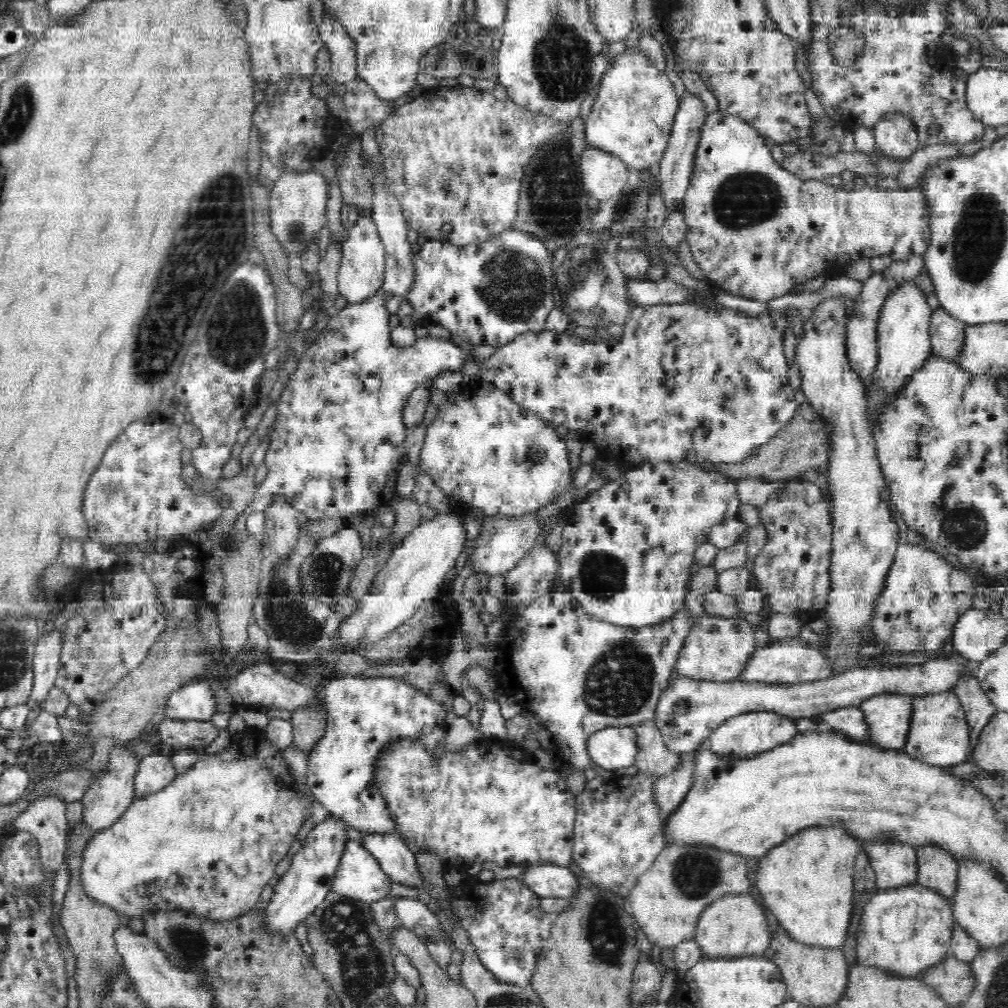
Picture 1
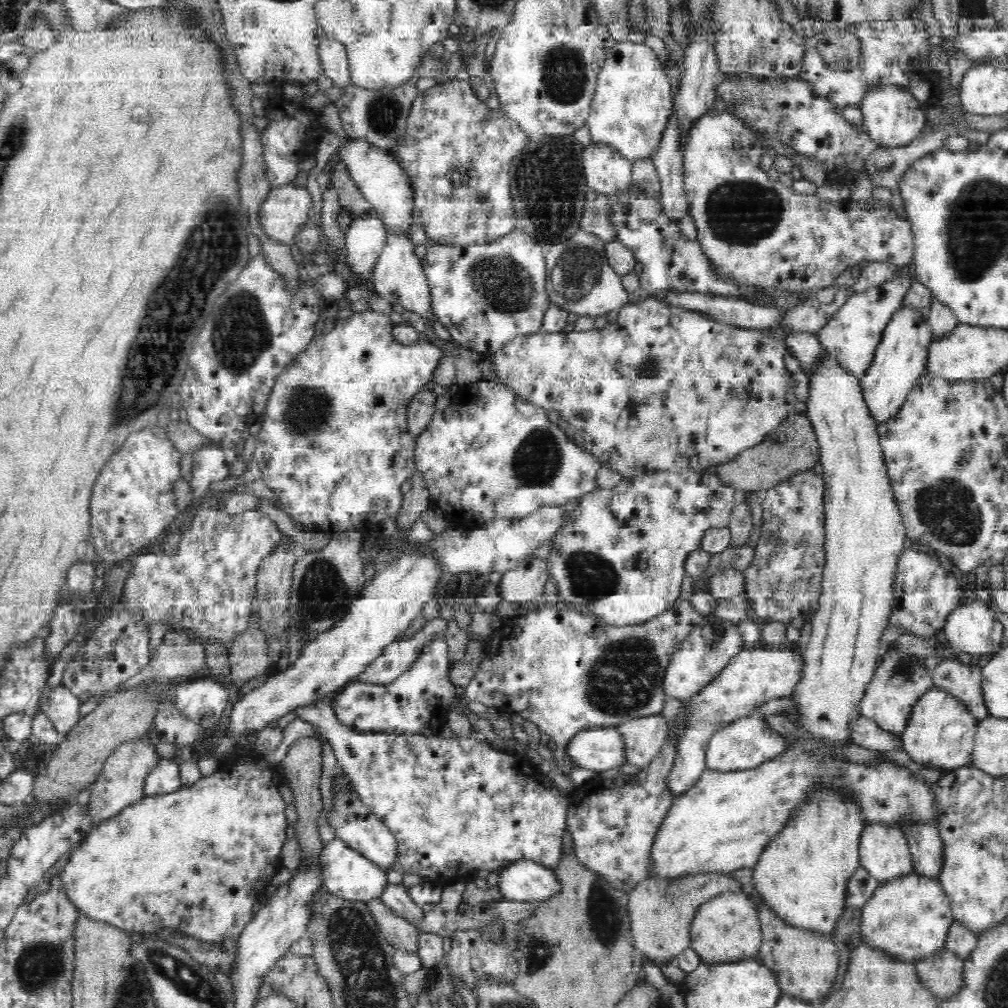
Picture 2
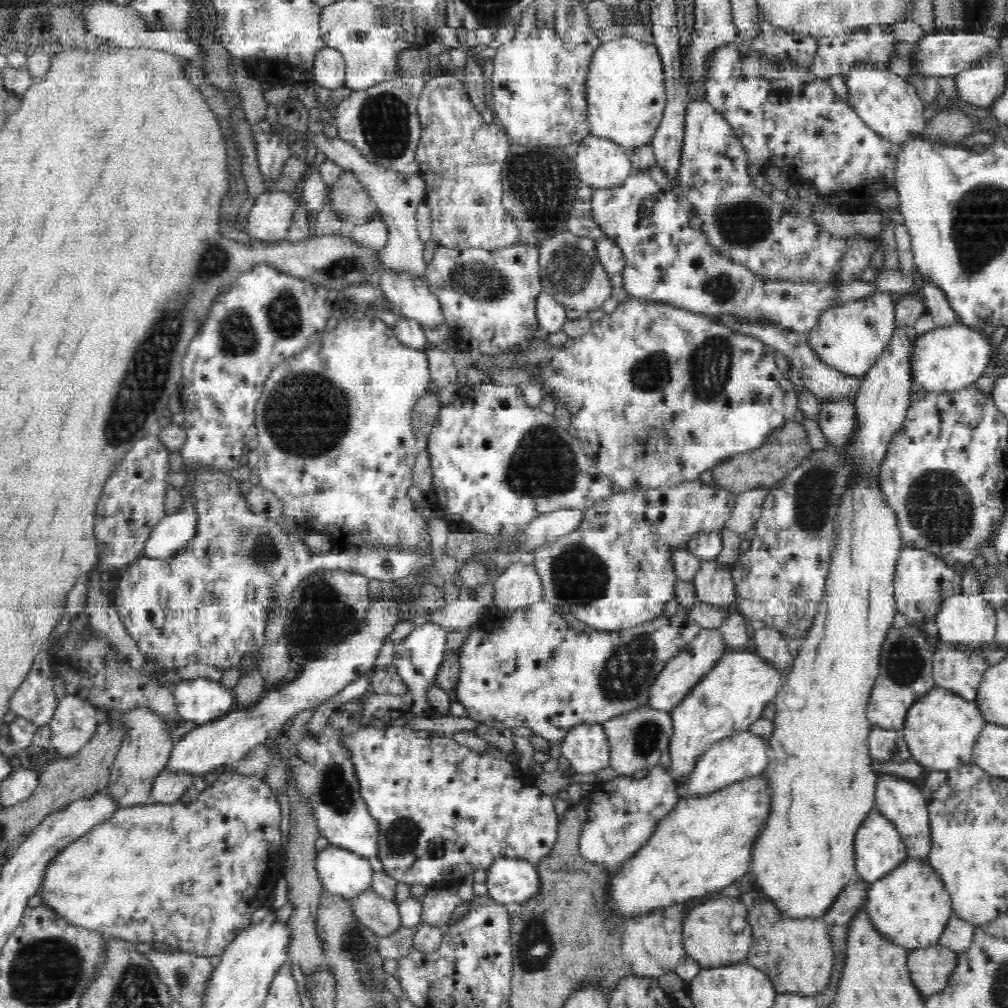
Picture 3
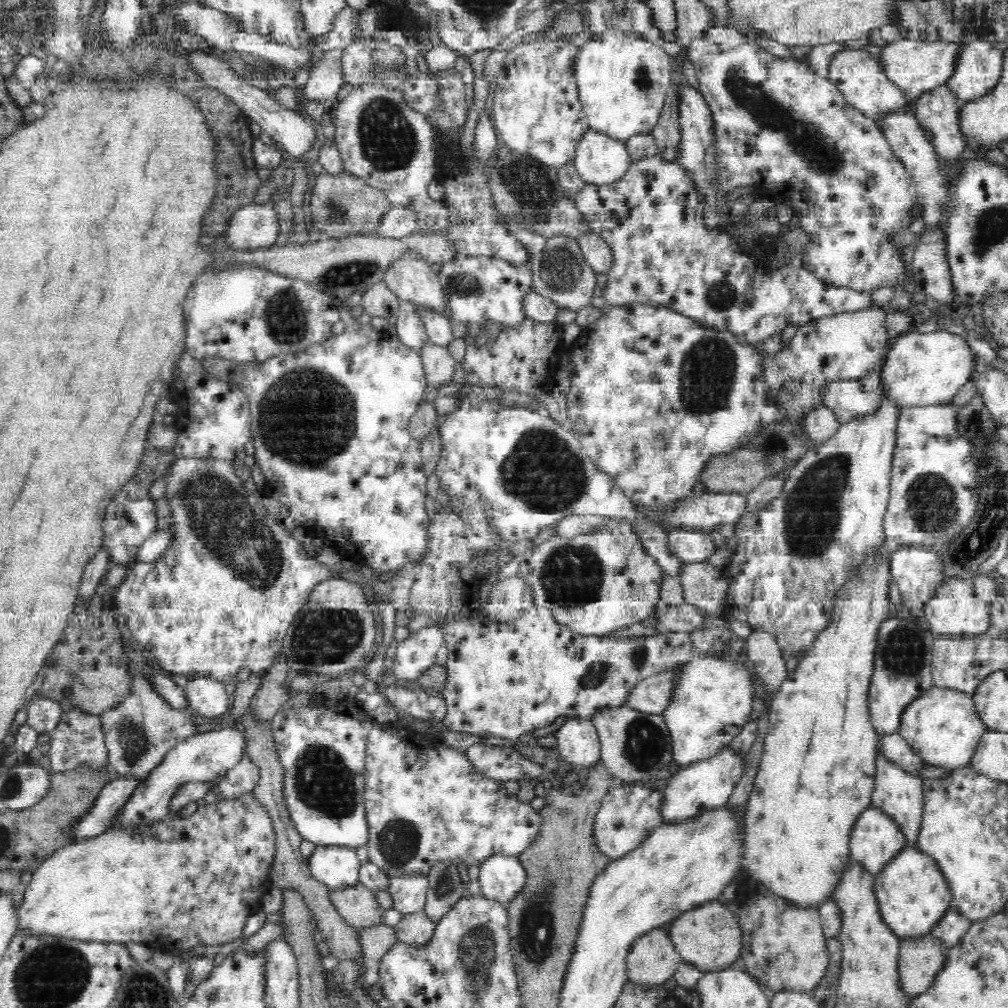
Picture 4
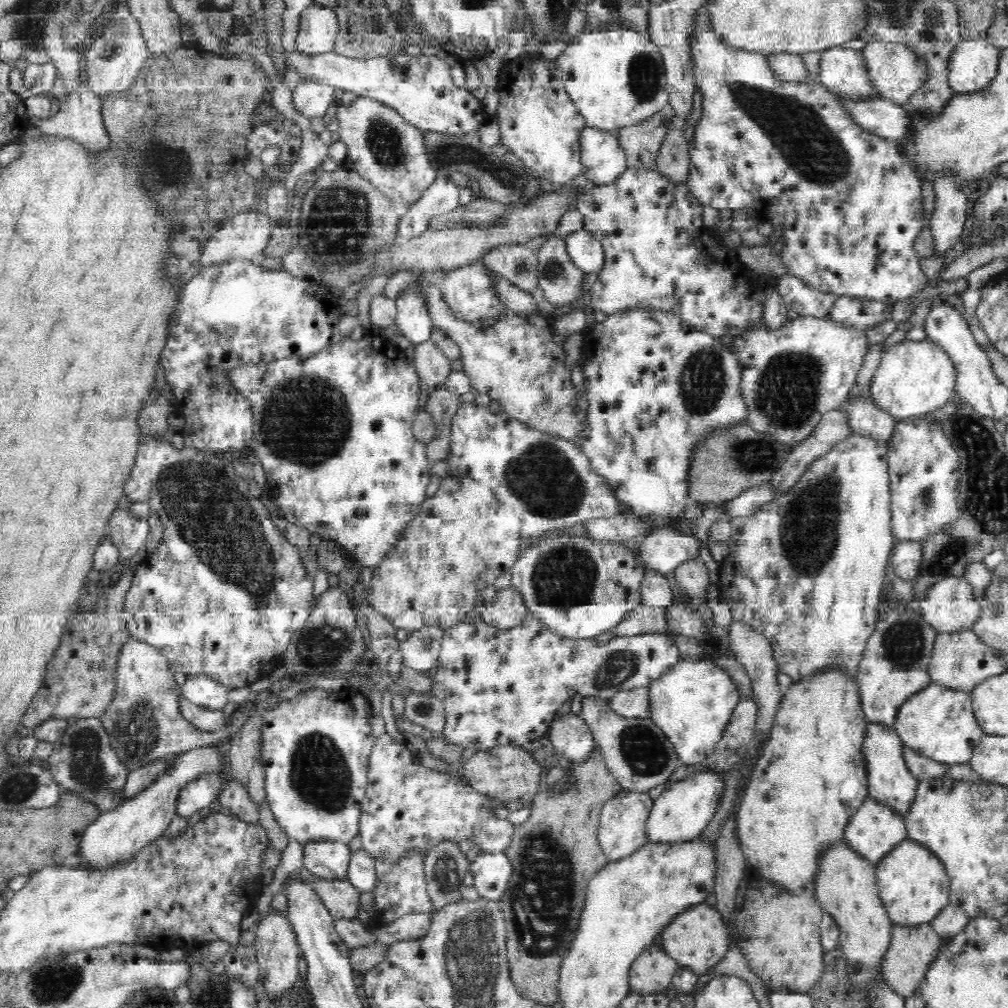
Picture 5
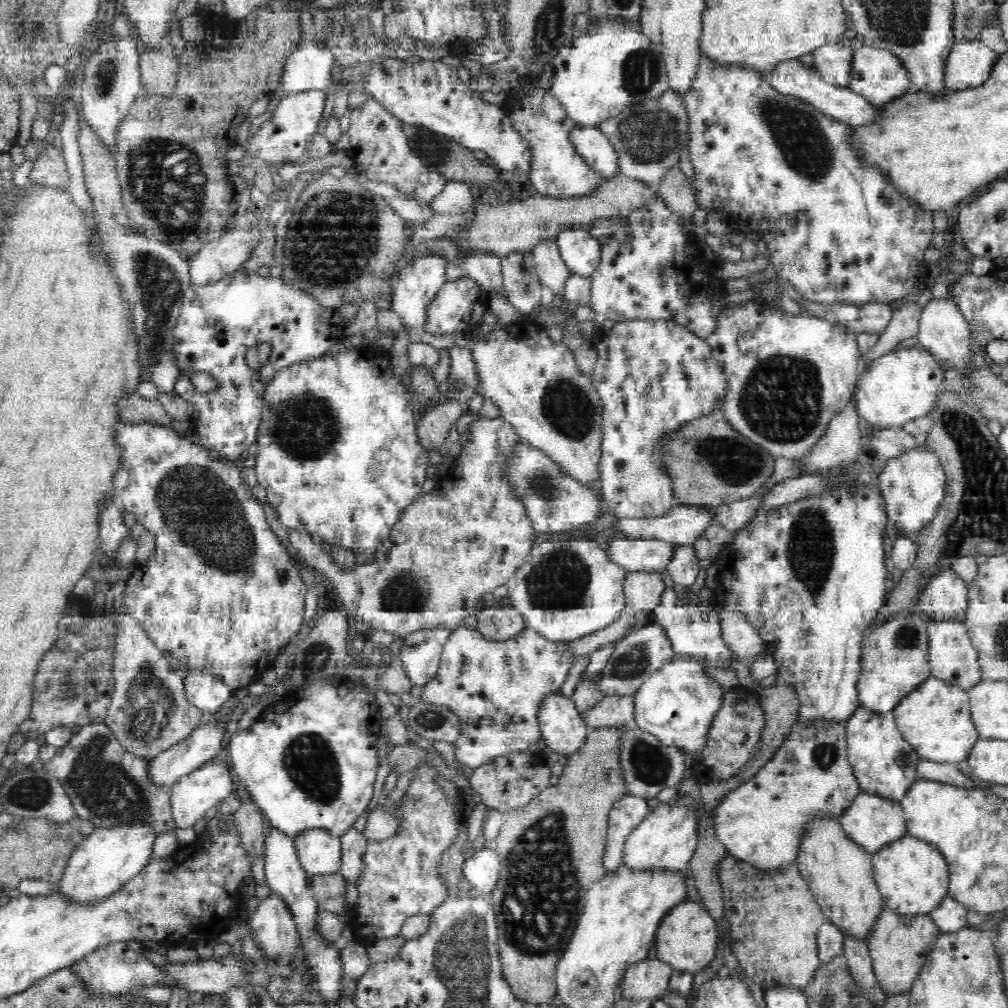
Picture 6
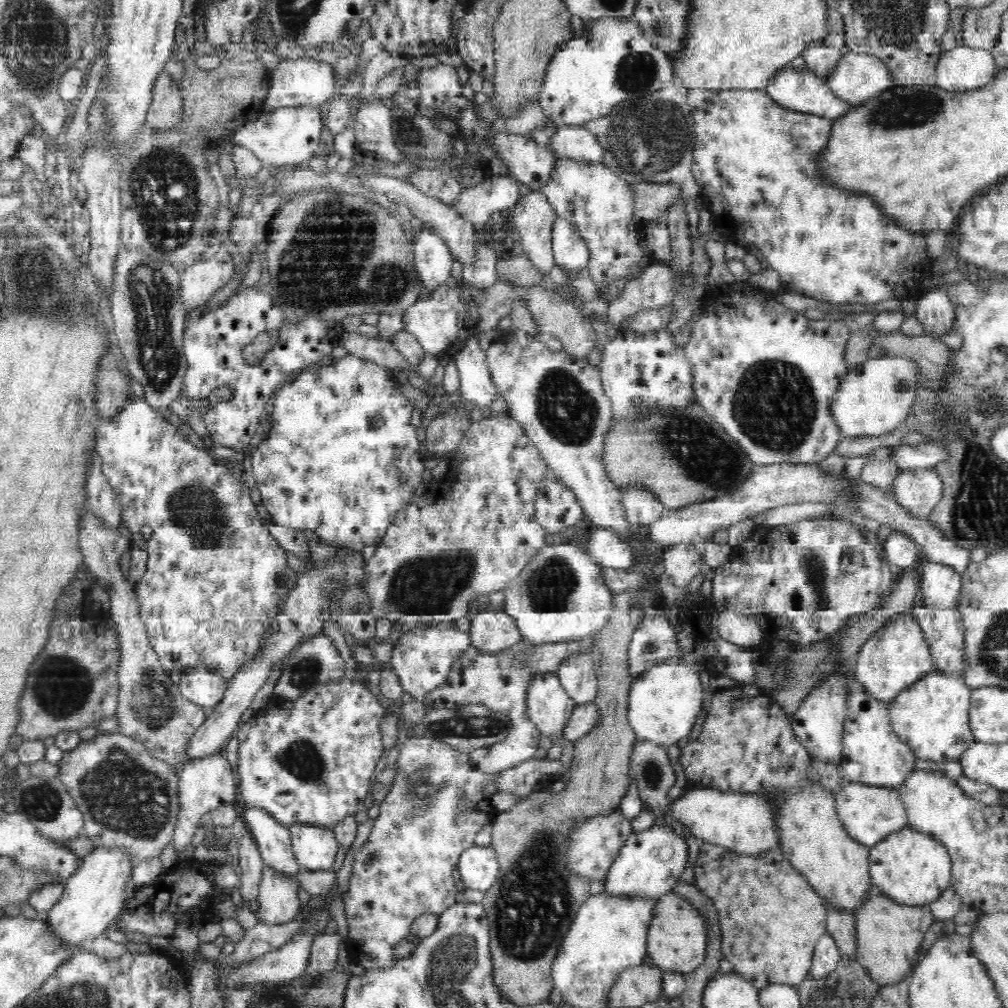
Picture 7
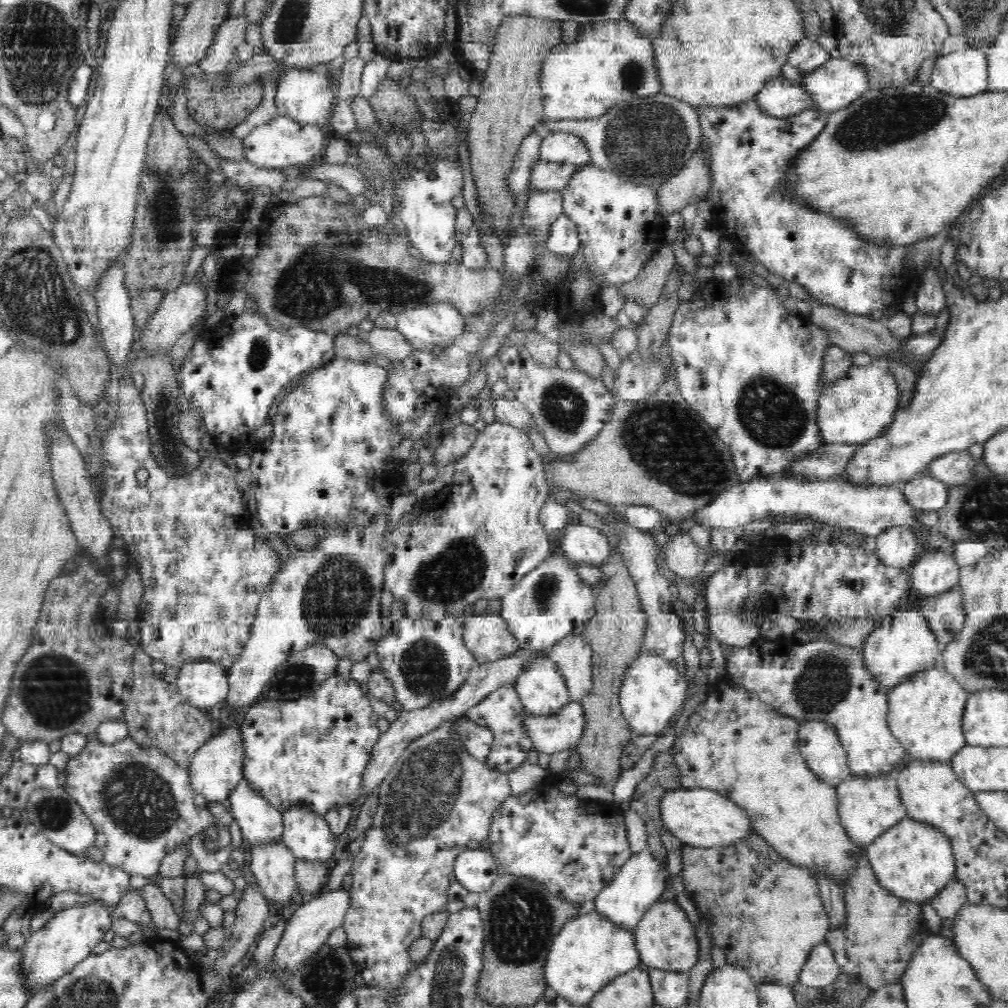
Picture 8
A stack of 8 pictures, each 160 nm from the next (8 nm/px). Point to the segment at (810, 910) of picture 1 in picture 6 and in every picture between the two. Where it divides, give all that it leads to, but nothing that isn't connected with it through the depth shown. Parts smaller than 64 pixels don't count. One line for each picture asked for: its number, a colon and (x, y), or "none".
2: (812, 860)
3: (824, 787)
4: (816, 776)
5: (812, 775)
6: (809, 778)

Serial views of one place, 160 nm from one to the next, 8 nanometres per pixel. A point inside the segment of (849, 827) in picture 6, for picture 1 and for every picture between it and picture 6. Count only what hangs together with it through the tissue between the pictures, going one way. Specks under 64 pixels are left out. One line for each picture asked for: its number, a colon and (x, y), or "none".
1: (896, 866)
2: (885, 852)
3: (879, 849)
4: (876, 840)
5: (875, 830)

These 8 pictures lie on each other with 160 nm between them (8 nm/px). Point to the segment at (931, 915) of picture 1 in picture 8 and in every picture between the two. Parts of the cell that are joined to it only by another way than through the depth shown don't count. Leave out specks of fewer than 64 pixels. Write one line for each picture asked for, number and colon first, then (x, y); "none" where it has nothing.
2: (909, 919)
3: (910, 908)
4: (912, 895)
5: (912, 884)
6: (912, 876)
7: (913, 869)
8: (914, 862)

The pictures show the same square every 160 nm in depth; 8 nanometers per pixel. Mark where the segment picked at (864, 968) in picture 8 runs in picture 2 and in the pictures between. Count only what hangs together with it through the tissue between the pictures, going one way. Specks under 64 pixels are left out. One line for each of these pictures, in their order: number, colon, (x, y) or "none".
2: (943, 973)
3: (931, 969)
4: (921, 960)
5: (913, 951)
6: (901, 945)
7: (890, 934)

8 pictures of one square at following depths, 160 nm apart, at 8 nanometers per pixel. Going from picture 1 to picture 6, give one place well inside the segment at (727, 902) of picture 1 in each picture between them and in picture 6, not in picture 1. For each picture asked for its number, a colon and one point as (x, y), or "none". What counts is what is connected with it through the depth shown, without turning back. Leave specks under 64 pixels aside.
2: (727, 929)
3: (708, 939)
4: (709, 936)
5: (699, 938)
6: (688, 939)

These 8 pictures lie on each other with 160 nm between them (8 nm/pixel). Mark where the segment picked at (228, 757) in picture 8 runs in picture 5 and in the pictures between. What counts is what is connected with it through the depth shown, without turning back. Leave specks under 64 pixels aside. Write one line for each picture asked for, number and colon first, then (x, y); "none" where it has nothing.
5: (201, 792)
6: (211, 784)
7: (203, 785)

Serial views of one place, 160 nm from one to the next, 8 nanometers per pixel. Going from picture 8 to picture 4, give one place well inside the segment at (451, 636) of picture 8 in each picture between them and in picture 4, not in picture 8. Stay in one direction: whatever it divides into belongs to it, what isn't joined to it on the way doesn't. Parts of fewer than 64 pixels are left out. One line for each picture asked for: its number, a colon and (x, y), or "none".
4: (414, 655)
5: (421, 651)
6: (421, 651)
7: (422, 657)

